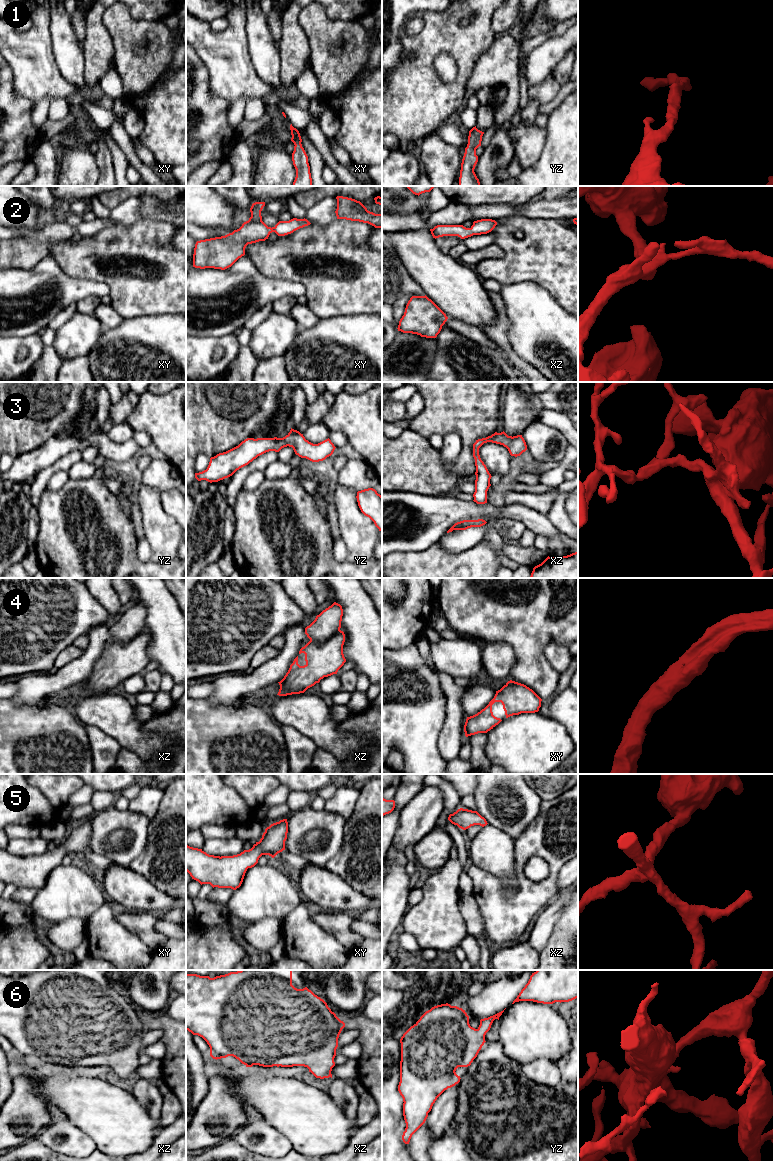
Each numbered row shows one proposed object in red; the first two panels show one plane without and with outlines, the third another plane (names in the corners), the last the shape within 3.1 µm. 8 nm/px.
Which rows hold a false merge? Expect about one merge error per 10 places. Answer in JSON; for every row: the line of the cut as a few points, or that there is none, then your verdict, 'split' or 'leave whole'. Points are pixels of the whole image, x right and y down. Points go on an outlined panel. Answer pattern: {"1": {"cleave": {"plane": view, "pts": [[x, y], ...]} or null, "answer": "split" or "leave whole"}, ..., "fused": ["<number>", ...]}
{"1": {"cleave": null, "answer": "leave whole"}, "2": {"cleave": null, "answer": "leave whole"}, "3": {"cleave": null, "answer": "leave whole"}, "4": {"cleave": null, "answer": "leave whole"}, "5": {"cleave": null, "answer": "leave whole"}, "6": {"cleave": null, "answer": "leave whole"}, "fused": []}

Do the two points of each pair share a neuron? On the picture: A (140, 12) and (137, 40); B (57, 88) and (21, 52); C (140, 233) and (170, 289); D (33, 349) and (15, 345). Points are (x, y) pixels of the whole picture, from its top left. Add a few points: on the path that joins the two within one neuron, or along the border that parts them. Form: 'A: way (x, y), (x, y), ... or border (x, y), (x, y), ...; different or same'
A: border (128, 10), (135, 19), (162, 20); different
B: way (48, 79), (30, 61); same
C: way (149, 247), (167, 265), (167, 275); same
D: way (29, 345), (27, 343), (19, 343); same

